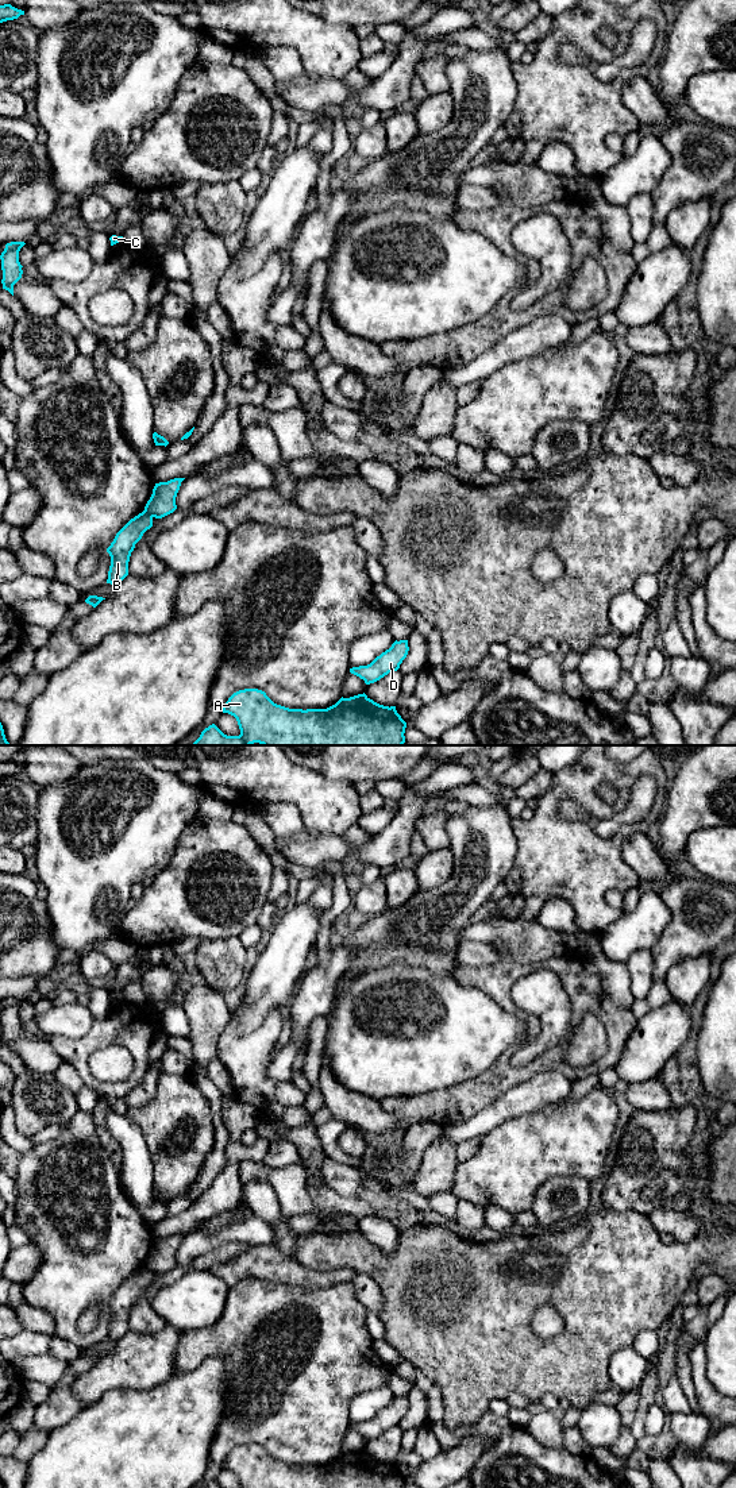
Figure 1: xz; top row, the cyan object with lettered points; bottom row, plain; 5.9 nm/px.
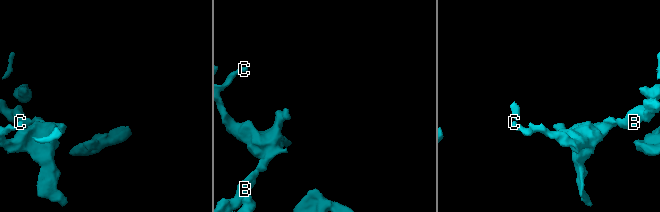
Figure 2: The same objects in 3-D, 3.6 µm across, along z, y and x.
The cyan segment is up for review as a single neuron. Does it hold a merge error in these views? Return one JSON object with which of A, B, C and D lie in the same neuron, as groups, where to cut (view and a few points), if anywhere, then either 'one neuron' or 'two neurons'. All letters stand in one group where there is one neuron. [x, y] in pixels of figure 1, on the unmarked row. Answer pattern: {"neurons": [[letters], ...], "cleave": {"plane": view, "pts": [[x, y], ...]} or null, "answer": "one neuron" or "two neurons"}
{"neurons": [["A", "B", "D"], ["C"]], "cleave": {"plane": "xz", "pts": [[143, 1267], [153, 1272]]}, "answer": "two neurons"}

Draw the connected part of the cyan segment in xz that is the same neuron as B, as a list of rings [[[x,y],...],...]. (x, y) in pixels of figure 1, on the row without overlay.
[[[142,1268],[131,1275],[115,1292],[107,1308],[111,1312],[107,1339],[117,1342],[128,1331],[128,1318],[135,1300],[153,1283],[153,1272]]]

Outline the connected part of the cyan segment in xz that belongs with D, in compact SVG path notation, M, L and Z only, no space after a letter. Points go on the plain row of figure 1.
M408 1396L394 1398L389 1406L377 1412L370 1420L350 1425L350 1429L365 1437L366 1441L374 1439L397 1427L409 1407Z

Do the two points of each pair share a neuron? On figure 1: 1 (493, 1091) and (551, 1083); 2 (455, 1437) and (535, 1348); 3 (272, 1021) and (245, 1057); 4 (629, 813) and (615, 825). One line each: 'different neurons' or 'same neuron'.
1: different neurons
2: different neurons
3: same neuron
4: same neuron

